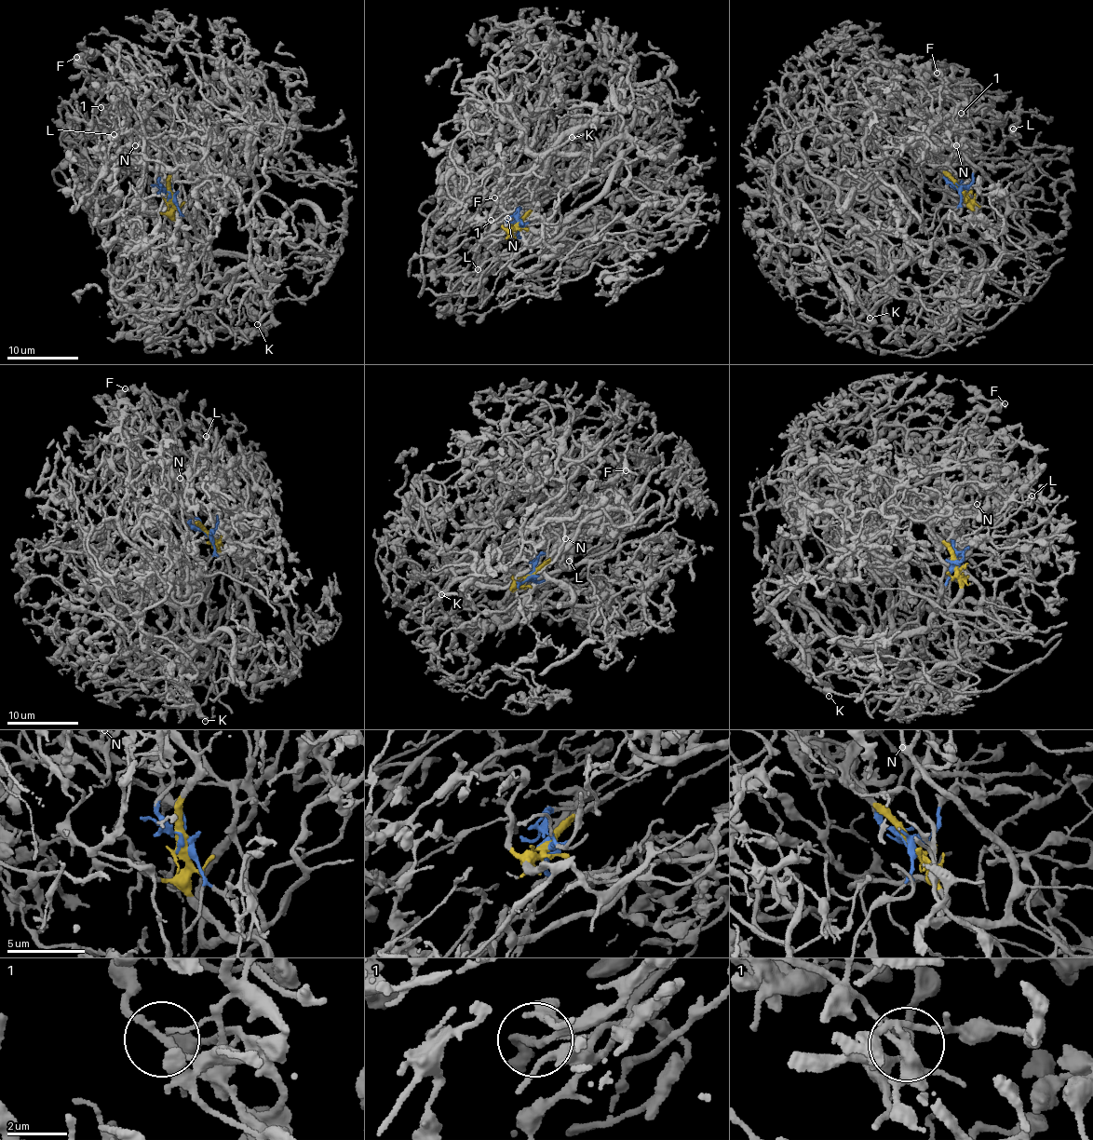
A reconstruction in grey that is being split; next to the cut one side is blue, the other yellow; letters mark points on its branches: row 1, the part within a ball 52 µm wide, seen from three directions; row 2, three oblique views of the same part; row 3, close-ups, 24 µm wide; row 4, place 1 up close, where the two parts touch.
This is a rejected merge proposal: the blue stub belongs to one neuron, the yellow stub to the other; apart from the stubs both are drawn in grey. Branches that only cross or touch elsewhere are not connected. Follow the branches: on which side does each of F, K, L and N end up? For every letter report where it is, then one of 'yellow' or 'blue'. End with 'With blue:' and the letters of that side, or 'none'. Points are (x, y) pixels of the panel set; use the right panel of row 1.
F: (937, 73) | blue
K: (870, 318) | blue
L: (1013, 128) | blue
N: (956, 145) | blue
With blue: F, K, L, N

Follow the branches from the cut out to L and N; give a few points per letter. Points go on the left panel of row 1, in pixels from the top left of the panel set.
L: (169, 196), (173, 196), (168, 176), (156, 163), (127, 152), (114, 134)
N: (169, 196), (170, 179), (116, 136), (129, 118), (112, 113), (108, 120), (123, 133), (122, 146), (135, 144)

